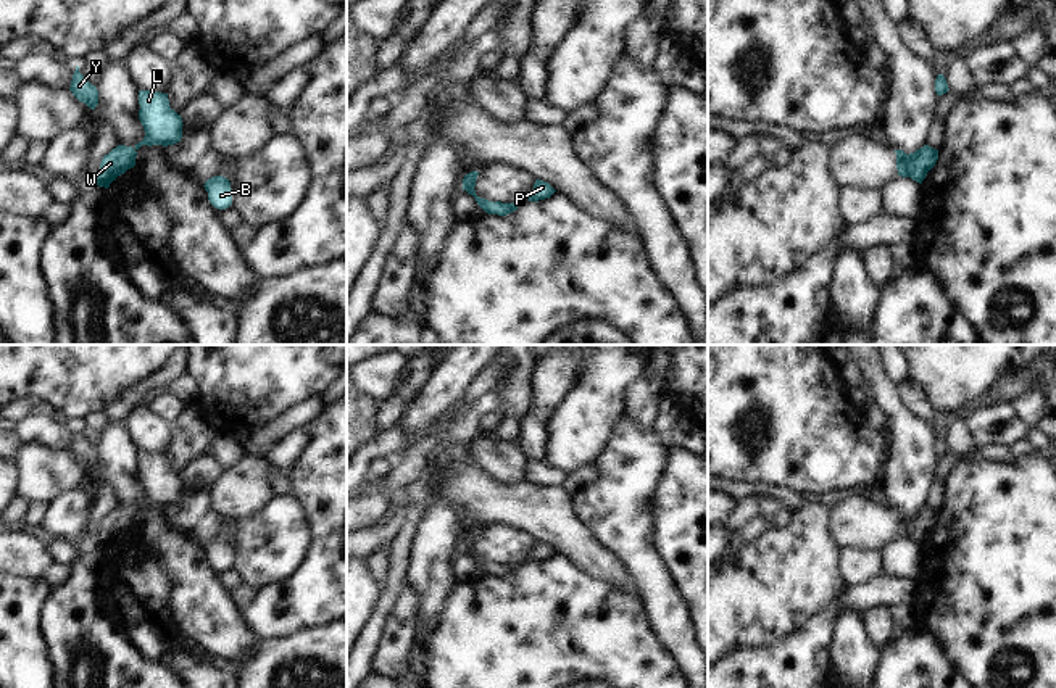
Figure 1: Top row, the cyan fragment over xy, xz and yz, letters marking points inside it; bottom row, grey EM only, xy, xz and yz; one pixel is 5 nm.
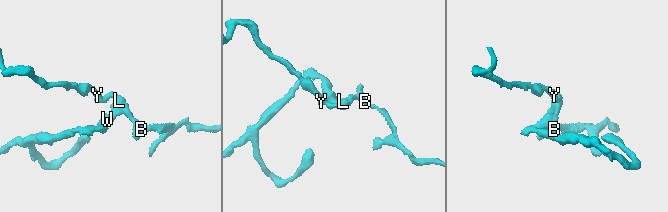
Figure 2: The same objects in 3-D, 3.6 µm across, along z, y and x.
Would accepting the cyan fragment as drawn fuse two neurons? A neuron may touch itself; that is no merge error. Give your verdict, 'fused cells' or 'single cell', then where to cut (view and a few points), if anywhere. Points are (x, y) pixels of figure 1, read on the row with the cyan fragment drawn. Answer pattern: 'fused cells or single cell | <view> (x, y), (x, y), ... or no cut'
single cell | no cut

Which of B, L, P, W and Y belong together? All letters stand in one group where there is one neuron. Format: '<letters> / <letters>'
B L P W Y

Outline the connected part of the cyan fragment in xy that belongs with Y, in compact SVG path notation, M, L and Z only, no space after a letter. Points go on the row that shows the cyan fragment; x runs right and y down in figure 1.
M76 66L76 71L73 74L69 90L79 102L85 103L89 108L95 110L95 106L98 105L98 90L79 73L79 66Z

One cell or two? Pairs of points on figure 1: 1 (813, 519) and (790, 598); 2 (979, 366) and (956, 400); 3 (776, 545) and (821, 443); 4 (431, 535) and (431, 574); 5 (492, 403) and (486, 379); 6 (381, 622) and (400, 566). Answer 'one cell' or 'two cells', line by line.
1: one cell
2: one cell
3: two cells
4: one cell
5: two cells
6: one cell

